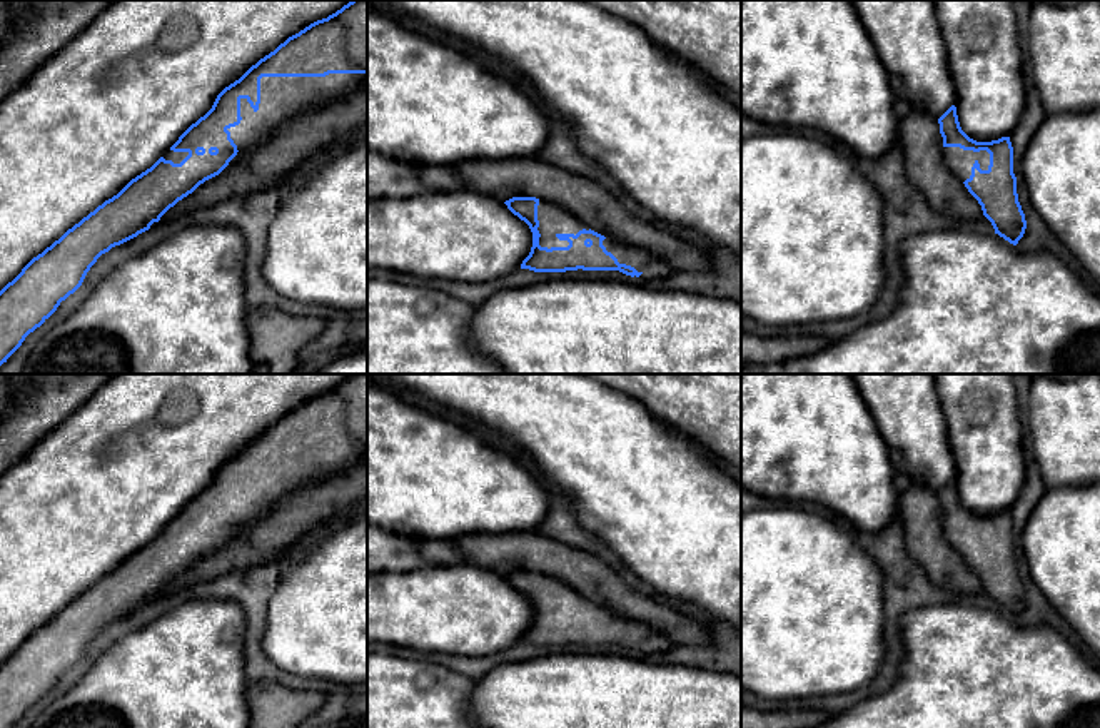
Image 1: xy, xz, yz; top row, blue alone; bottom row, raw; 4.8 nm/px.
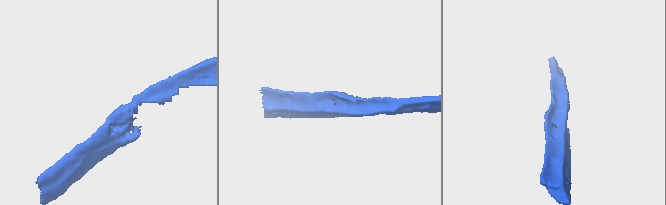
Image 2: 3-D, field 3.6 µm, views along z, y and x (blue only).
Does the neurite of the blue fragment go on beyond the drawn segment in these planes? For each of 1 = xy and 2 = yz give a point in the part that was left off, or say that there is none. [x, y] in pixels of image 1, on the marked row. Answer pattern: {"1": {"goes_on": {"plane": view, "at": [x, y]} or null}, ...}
{"1": {"goes_on": {"plane": "xy", "at": [281, 97]}}, "2": {"goes_on": {"plane": "yz", "at": [958, 161]}}}

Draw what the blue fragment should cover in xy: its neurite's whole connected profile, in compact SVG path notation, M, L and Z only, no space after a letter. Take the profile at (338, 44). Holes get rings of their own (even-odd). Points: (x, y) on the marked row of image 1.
M351 0L327 18L289 37L225 87L212 109L150 169L33 257L0 291L0 366L82 286L102 254L149 230L170 207L219 175L242 152L264 144L284 122L362 88L367 88L367 0Z

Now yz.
M955 105L938 124L946 167L978 200L995 234L1017 245L1025 234L1027 220L1018 202L1010 137L992 142L970 139L960 127Z

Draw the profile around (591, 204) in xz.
M534 157L476 159L454 165L467 190L502 202L536 197L569 212L591 230L616 242L648 250L676 270L706 270L709 254L668 227L656 227L631 215L606 187Z

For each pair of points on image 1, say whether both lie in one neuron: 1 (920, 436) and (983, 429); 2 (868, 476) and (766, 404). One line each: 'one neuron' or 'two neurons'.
1: two neurons
2: one neuron

